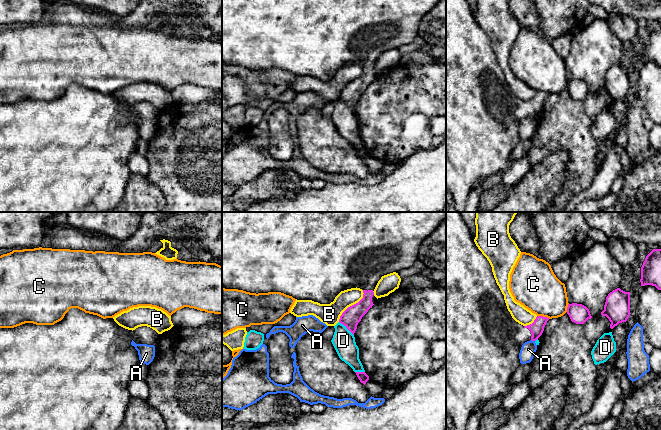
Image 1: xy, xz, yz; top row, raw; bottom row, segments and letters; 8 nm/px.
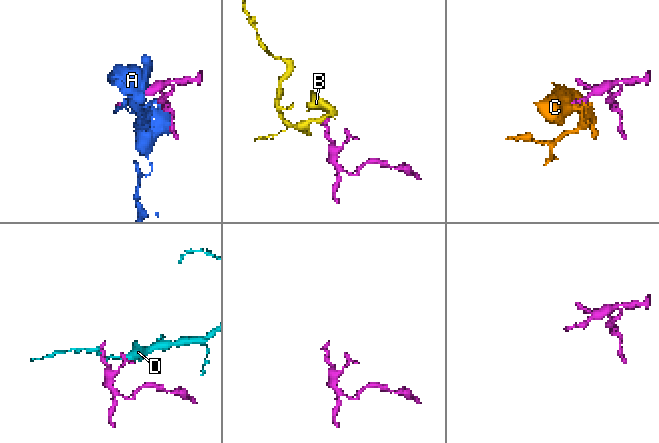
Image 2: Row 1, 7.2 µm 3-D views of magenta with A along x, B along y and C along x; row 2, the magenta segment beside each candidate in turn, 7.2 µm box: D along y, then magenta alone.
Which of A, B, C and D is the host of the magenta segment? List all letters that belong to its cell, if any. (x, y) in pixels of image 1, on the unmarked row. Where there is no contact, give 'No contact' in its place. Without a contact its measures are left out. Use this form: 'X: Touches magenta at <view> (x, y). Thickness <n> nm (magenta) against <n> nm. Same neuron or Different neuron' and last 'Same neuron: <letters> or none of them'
A: Touches magenta at yz (533, 116). Thickness 110 nm (magenta) against 120 nm. Different neuron
B: Touches magenta at xz (352, 81). Thickness 150 nm (magenta) against 160 nm. Different neuron
C: Touches magenta at yz (542, 92). Thickness 110 nm (magenta) against 360 nm. Different neuron
D: Touches magenta at xz (346, 103). Thickness 150 nm (magenta) against 180 nm. Different neuron
Same neuron: none of them

